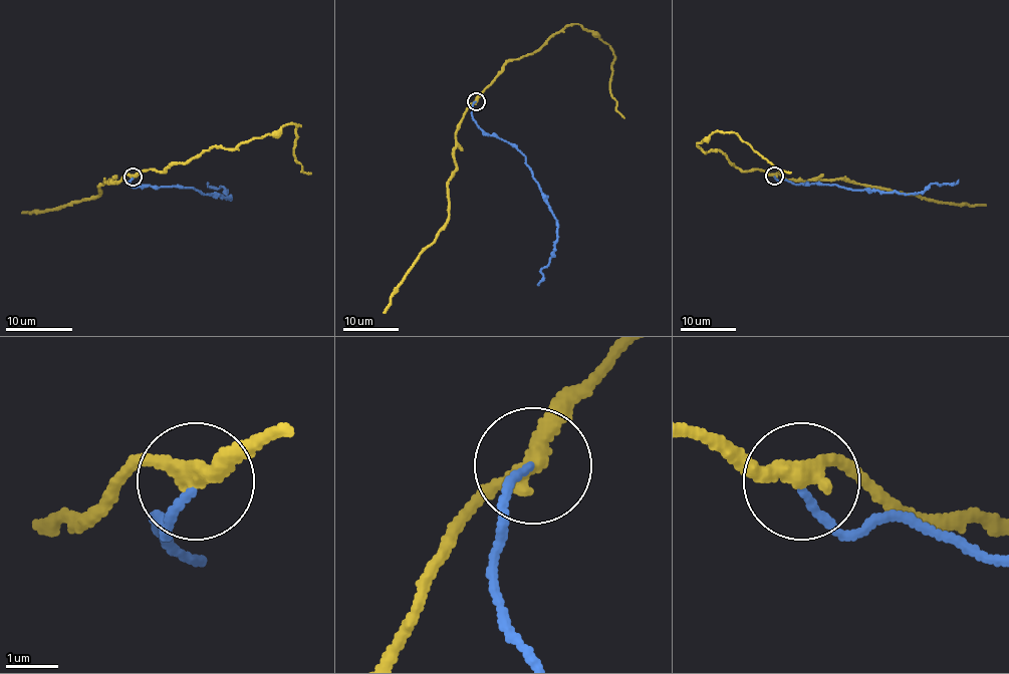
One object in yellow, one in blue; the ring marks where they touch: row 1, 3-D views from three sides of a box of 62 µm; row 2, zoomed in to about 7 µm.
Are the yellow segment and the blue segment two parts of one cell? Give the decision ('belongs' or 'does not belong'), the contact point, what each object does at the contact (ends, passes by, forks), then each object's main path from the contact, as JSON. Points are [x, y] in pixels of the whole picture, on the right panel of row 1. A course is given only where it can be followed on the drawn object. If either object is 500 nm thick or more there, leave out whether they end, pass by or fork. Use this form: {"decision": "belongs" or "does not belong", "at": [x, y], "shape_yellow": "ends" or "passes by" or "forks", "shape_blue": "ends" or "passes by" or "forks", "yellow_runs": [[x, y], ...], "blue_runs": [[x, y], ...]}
{"decision": "does not belong", "at": [774, 176], "shape_yellow": "passes by", "shape_blue": "ends", "yellow_runs": [[774, 175], [741, 171], [724, 154], [703, 151], [696, 142], [714, 131], [734, 131], [781, 171], [791, 173]], "blue_runs": [[774, 177], [798, 184], [913, 194], [923, 192], [931, 184], [952, 184], [958, 180]]}

